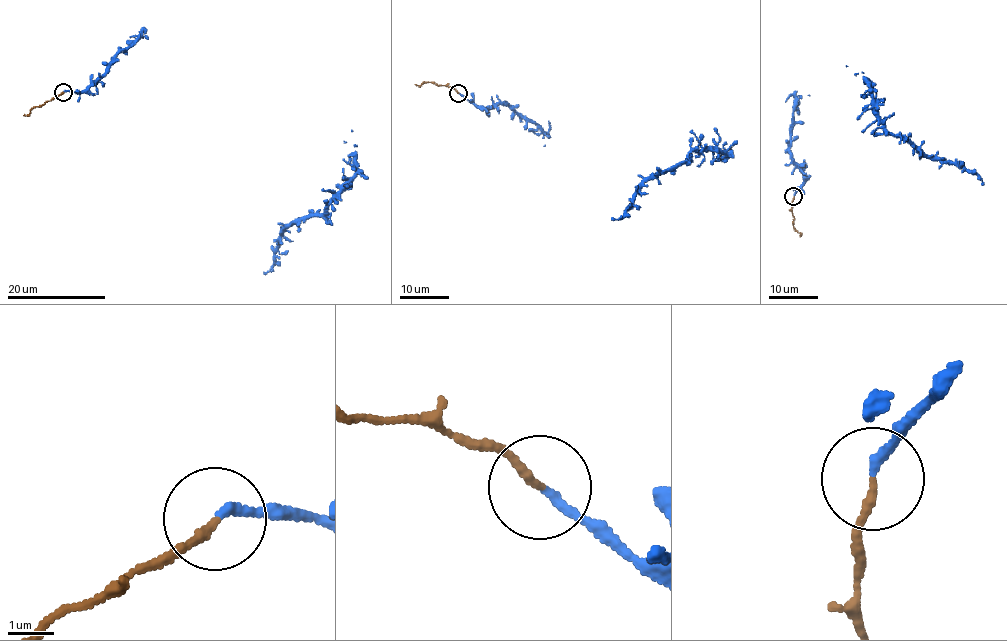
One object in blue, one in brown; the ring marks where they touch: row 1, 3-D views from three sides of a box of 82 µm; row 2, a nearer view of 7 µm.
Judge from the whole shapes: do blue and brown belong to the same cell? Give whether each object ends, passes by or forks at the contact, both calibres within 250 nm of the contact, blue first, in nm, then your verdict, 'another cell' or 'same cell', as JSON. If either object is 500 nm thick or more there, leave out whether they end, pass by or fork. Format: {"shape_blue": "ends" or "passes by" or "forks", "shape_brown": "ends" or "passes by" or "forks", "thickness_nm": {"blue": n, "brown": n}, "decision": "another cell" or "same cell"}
{"shape_blue": "ends", "shape_brown": "ends", "thickness_nm": {"blue": 180, "brown": 150}, "decision": "another cell"}

